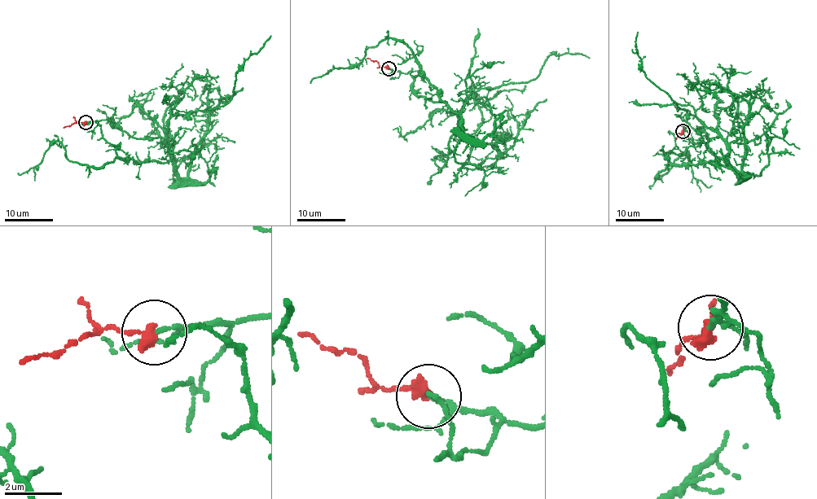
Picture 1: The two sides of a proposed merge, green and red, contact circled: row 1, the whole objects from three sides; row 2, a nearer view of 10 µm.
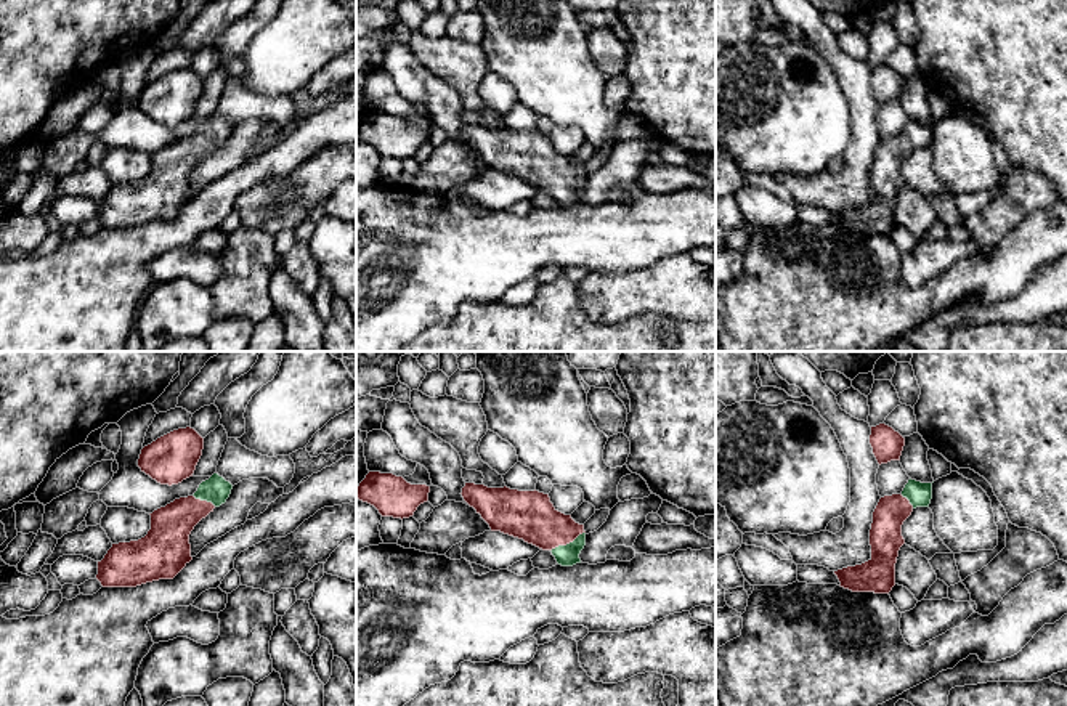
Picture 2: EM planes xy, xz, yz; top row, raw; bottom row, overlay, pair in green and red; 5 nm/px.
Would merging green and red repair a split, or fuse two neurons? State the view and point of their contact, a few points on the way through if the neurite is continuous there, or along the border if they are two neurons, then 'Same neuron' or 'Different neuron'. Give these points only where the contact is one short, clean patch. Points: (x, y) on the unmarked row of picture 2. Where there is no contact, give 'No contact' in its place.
Touches green at xz (567, 185). Path across: xz (567, 196), (567, 185), (530, 156). Same neuron

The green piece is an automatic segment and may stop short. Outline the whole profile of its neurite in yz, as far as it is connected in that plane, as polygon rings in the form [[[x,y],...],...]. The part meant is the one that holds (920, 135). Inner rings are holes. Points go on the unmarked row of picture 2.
[[[908,120],[900,135],[879,140],[870,170],[871,199],[834,212],[839,226],[852,233],[889,234],[895,226],[895,204],[905,185],[902,165],[916,148],[929,148],[932,124]]]

